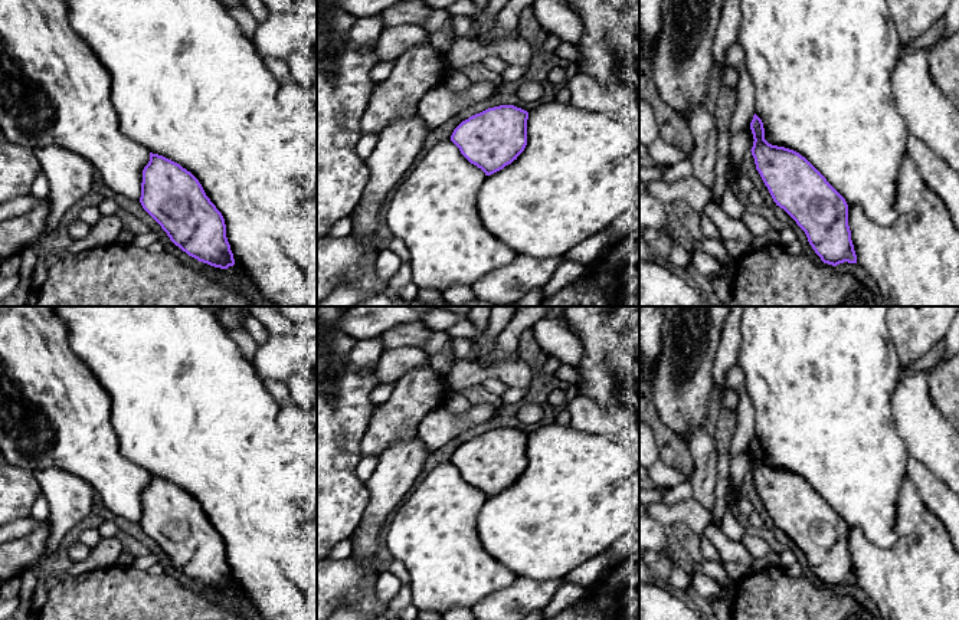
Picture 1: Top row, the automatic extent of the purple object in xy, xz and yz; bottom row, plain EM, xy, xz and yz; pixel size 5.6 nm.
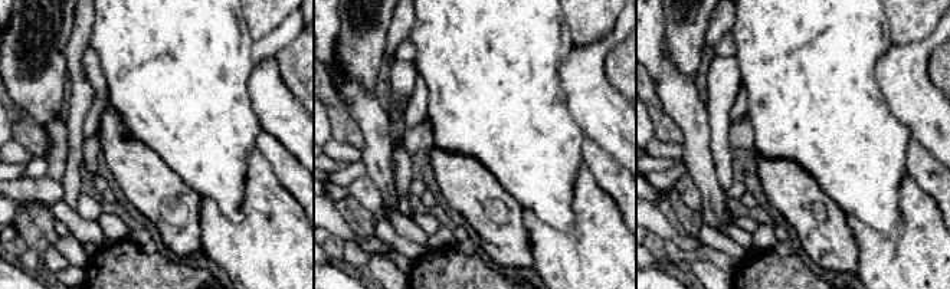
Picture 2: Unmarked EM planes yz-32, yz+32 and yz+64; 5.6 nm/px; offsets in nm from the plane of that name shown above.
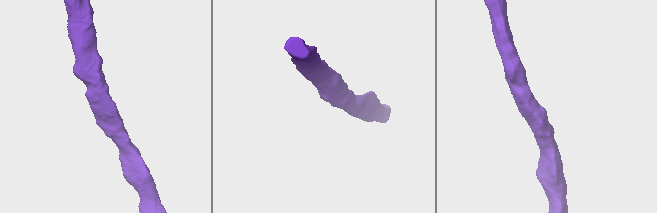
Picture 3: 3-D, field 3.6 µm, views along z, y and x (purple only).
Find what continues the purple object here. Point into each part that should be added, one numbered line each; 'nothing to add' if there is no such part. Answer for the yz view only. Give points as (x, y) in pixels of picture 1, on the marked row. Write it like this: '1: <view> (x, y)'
1: yz (821, 69)

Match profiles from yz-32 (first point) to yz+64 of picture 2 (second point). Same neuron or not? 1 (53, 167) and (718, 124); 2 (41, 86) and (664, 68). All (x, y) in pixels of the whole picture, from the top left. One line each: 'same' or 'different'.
1: different
2: different

